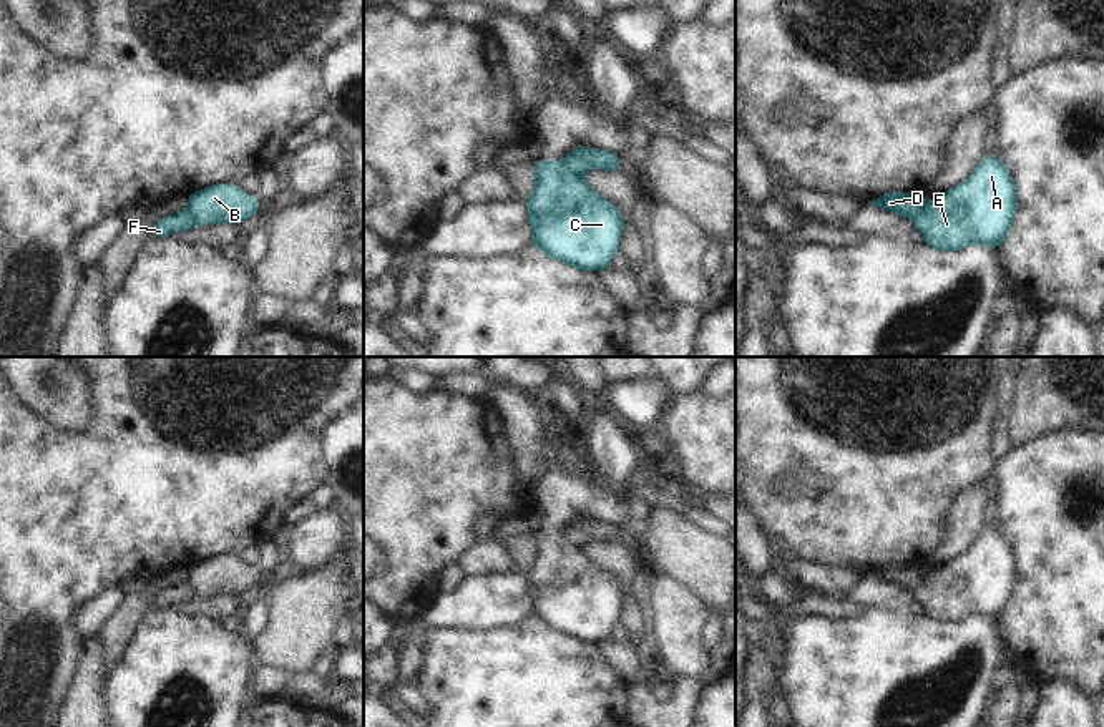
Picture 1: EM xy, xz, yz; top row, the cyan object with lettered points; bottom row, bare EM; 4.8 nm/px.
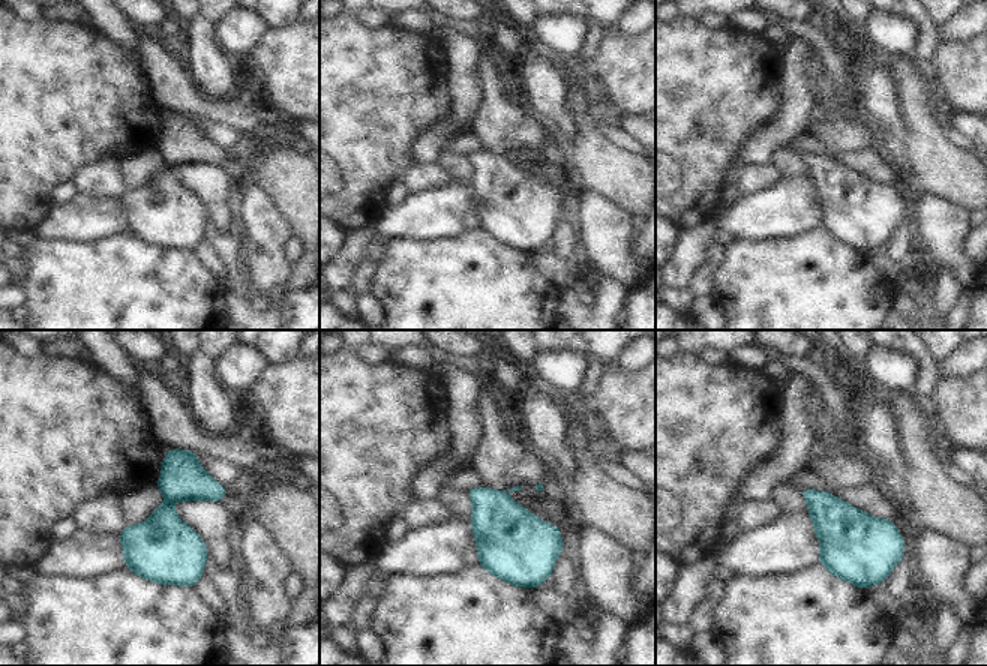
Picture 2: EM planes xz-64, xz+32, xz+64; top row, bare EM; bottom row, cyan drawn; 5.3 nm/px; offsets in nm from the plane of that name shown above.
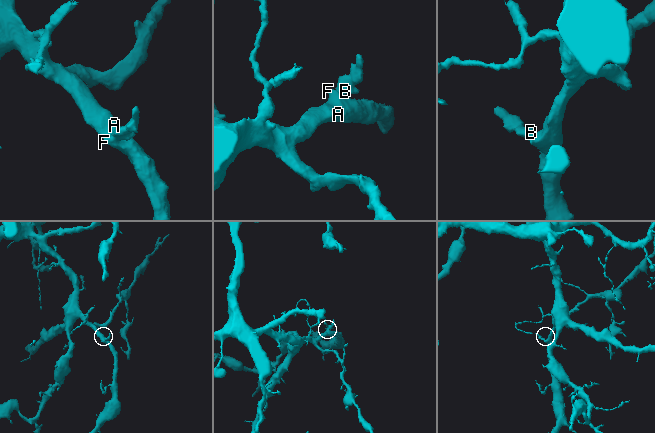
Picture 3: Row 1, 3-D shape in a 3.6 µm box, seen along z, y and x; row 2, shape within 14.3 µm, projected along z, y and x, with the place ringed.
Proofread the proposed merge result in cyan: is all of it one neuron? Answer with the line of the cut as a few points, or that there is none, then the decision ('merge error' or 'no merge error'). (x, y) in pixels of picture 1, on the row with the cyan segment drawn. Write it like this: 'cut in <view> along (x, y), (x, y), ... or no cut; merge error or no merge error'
cut in xz along (563, 161), (578, 175); merge error

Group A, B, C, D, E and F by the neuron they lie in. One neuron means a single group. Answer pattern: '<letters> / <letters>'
A C E F / B D

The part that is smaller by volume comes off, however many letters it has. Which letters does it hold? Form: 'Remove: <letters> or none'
Remove: B, D

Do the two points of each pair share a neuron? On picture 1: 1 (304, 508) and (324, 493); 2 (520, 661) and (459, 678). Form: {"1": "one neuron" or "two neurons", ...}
{"1": "one neuron", "2": "one neuron"}

